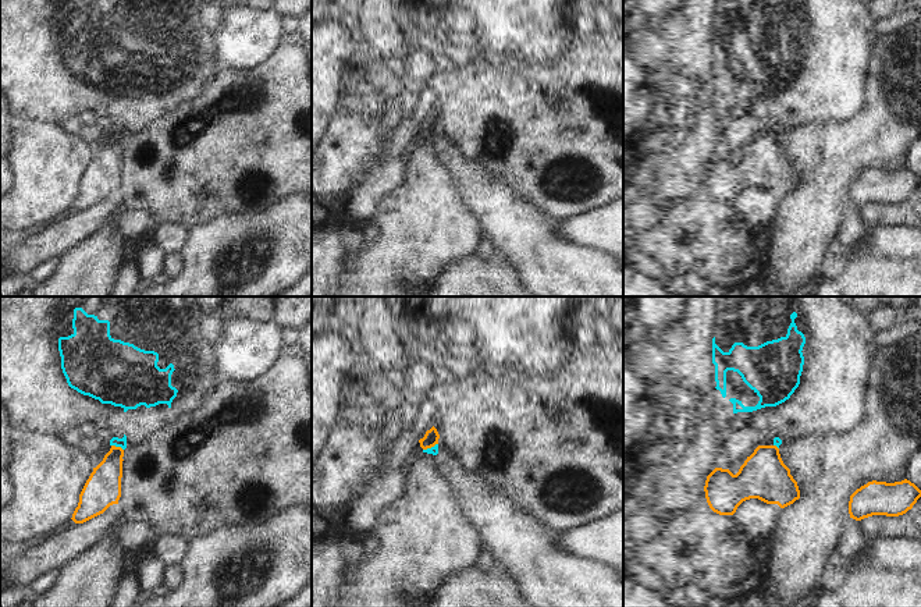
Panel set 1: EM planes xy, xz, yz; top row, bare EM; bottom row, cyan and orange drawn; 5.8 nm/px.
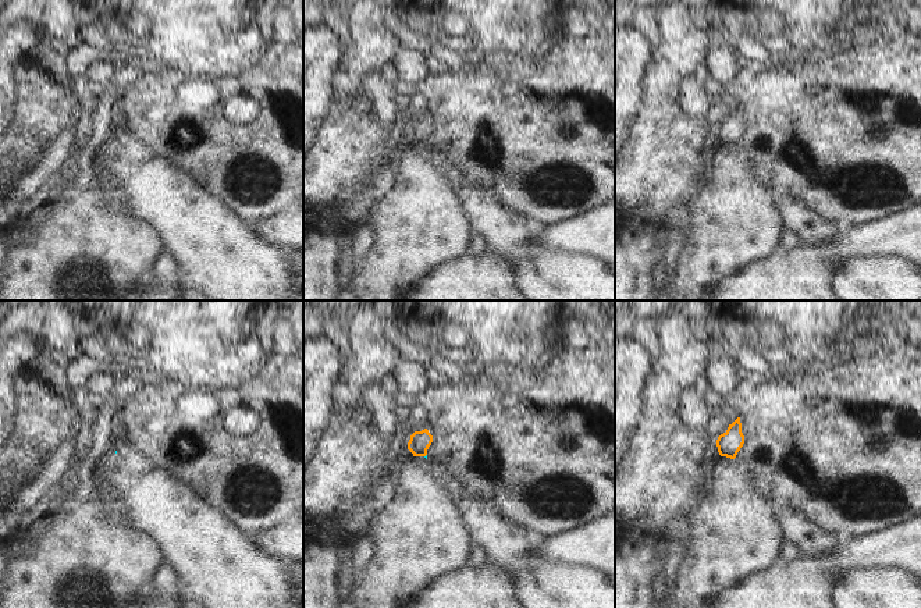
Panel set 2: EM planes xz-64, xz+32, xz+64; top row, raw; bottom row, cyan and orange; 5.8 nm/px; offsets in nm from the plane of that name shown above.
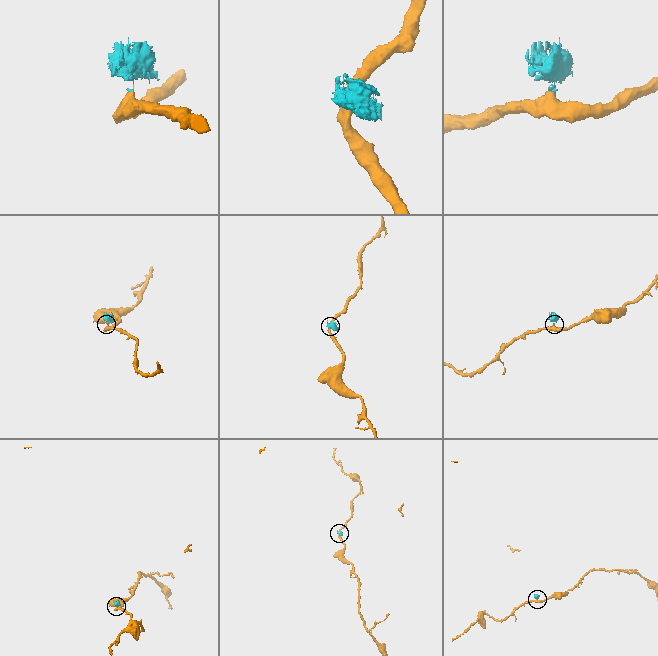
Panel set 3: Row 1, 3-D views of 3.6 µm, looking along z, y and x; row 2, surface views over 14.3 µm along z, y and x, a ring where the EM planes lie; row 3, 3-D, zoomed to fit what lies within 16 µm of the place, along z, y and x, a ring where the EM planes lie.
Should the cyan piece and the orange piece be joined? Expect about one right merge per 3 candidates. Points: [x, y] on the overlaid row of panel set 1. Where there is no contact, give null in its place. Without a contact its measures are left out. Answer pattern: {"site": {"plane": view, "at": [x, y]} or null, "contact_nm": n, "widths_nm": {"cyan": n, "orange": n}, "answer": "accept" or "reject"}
{"site": {"plane": "xy", "at": [117, 446]}, "contact_nm": 80, "widths_nm": {"cyan": 50, "orange": 200}, "answer": "reject"}

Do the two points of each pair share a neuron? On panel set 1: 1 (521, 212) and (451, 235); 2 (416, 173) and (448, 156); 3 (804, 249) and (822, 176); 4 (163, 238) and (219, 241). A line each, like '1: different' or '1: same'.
1: different
2: different
3: same
4: different

